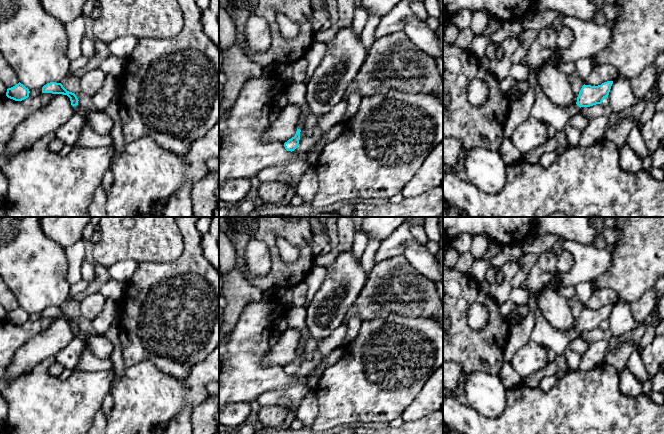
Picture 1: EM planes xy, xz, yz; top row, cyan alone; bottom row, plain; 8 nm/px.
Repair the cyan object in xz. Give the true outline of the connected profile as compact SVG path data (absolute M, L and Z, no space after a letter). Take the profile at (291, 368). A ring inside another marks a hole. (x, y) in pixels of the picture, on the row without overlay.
M292 306L286 312L286 320L288 323L287 328L296 329L300 334L300 341L297 348L297 355L294 361L284 367L284 371L287 375L294 375L299 368L300 356L304 352L306 339L309 334L308 327L306 325L306 307L294 307Z

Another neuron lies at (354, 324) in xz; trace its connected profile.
M352 316L347 323L347 334L340 348L343 348L351 341L353 341L362 326L362 320L358 316Z

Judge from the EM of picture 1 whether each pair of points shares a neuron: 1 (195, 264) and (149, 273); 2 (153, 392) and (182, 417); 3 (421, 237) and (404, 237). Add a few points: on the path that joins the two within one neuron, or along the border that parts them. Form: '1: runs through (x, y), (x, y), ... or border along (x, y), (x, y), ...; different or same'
1: runs through (184, 272), (160, 273); same
2: border along (192, 407), (183, 407), (166, 423); different
3: border along (410, 227), (411, 234), (416, 240); different

